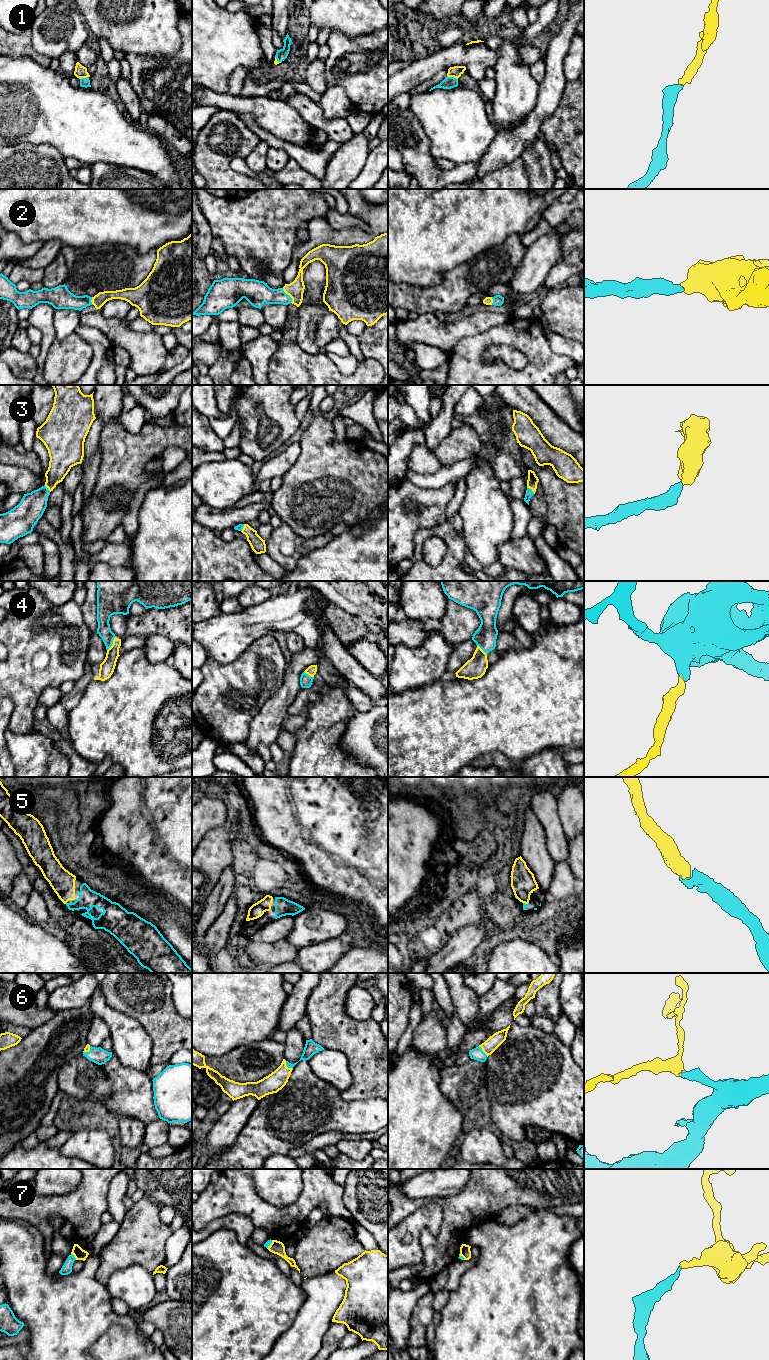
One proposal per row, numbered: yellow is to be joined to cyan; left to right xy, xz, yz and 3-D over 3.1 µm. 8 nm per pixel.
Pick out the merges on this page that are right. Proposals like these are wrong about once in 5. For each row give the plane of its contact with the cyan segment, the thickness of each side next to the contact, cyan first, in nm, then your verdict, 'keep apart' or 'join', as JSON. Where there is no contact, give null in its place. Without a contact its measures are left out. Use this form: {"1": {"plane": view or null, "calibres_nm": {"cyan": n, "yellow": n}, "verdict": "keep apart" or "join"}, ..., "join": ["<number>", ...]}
{"1": {"plane": "yz", "calibres_nm": {"cyan": 100, "yellow": 90}, "verdict": "join"}, "2": {"plane": "xz", "calibres_nm": {"cyan": 200, "yellow": 140}, "verdict": "join"}, "3": {"plane": "yz", "calibres_nm": {"cyan": 60, "yellow": 90}, "verdict": "join"}, "4": {"plane": "xy", "calibres_nm": {"cyan": 120, "yellow": 120}, "verdict": "join"}, "5": {"plane": "yz", "calibres_nm": {"cyan": 30, "yellow": 200}, "verdict": "join"}, "6": {"plane": "yz", "calibres_nm": {"cyan": 100, "yellow": 110}, "verdict": "join"}, "7": {"plane": "xy", "calibres_nm": {"cyan": 90, "yellow": 90}, "verdict": "join"}, "join": ["1", "2", "3", "4", "5", "6", "7"]}

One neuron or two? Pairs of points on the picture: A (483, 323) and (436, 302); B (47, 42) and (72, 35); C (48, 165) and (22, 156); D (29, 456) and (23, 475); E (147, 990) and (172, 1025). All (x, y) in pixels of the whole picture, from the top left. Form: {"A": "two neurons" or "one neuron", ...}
{"A": "two neurons", "B": "one neuron", "C": "one neuron", "D": "two neurons", "E": "one neuron"}

